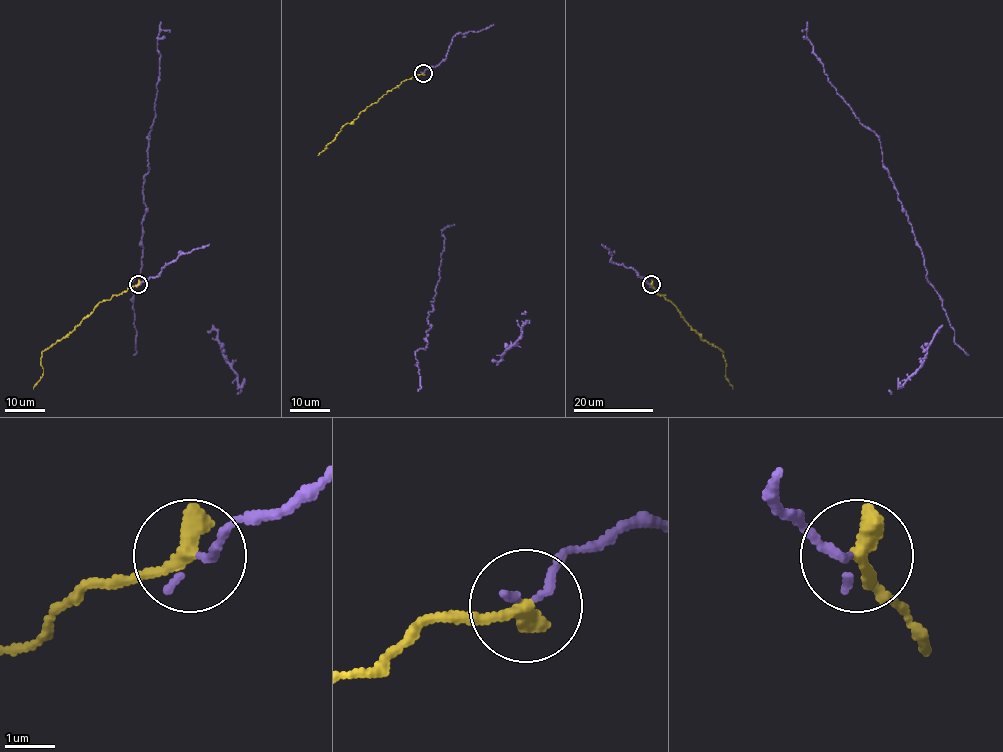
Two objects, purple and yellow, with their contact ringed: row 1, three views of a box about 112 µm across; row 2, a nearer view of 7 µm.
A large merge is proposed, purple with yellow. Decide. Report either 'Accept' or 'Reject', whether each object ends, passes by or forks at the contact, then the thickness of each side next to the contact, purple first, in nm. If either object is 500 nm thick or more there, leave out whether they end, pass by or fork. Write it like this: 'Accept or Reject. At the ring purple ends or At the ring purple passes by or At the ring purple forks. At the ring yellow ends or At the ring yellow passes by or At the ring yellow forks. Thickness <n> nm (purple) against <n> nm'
Accept. At the ring purple ends. At the ring yellow ends. Thickness 160 nm (purple) against 440 nm

